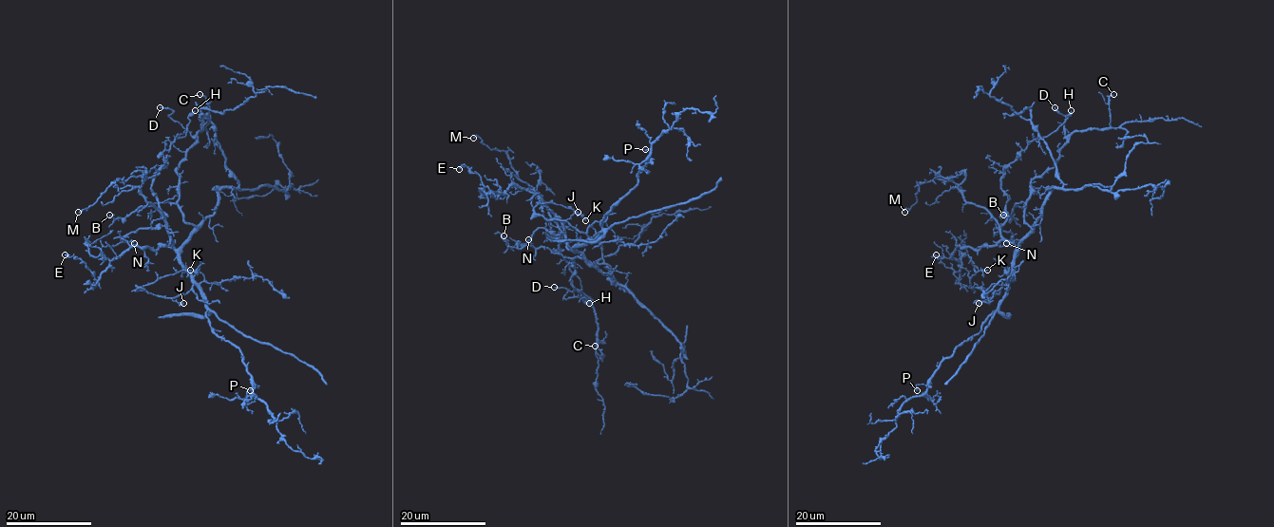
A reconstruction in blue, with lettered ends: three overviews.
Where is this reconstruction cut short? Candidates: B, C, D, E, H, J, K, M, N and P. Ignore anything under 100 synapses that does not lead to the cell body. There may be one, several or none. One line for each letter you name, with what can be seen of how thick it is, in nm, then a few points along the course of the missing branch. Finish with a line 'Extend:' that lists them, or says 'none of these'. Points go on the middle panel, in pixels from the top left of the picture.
Extend: none of these

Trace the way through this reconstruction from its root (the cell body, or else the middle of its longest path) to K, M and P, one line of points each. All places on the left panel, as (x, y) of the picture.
K: (183, 247), (180, 262), (193, 283), (185, 294), (164, 297), (139, 288), (161, 277), (190, 270)
M: (183, 247), (173, 247), (167, 221), (142, 193), (143, 174), (126, 179), (118, 178), (91, 205), (78, 212)
P: (183, 247), (180, 265), (199, 291), (212, 330), (239, 349), (256, 385), (250, 390)

